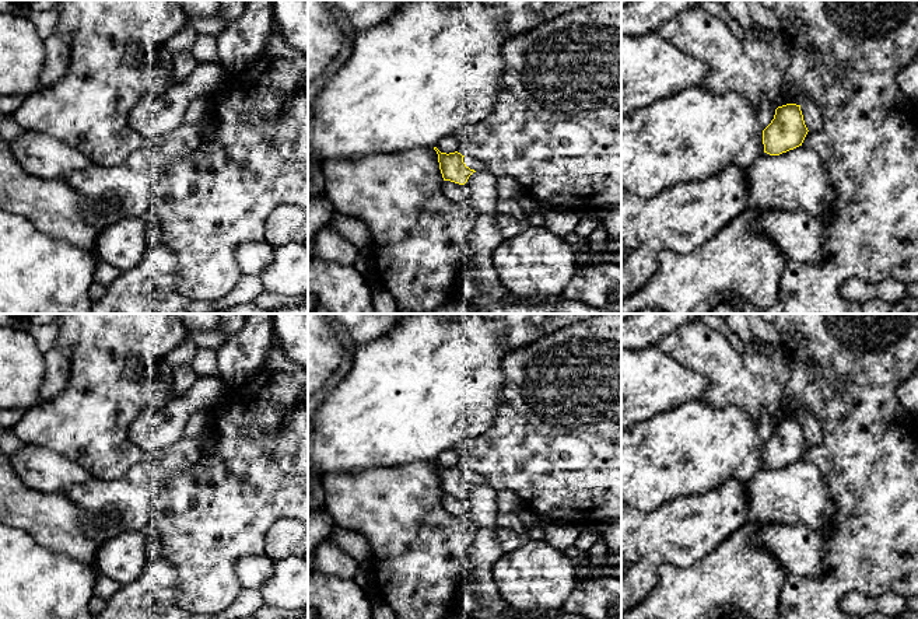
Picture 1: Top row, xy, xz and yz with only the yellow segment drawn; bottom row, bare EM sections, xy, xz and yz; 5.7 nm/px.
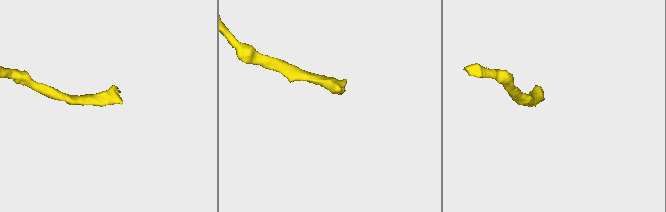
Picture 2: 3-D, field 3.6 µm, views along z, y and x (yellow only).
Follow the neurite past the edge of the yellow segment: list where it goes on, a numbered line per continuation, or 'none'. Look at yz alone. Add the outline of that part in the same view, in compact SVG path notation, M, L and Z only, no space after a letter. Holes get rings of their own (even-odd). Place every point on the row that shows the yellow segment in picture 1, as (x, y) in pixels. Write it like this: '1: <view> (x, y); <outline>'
1: yz (810, 111); M802 102L800 111L807 130L816 130L821 125L820 109L813 102Z

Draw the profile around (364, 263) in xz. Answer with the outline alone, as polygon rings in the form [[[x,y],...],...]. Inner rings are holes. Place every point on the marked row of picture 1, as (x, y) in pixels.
[[[371,246],[358,251],[353,267],[369,280],[375,279],[375,258]]]

